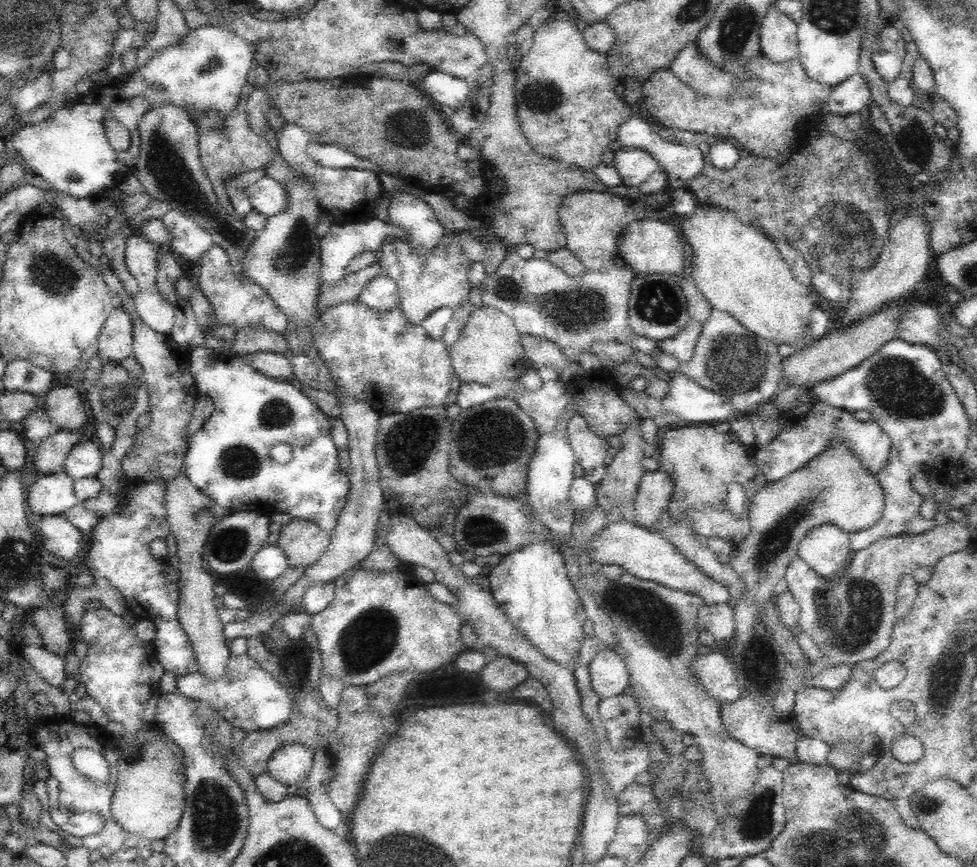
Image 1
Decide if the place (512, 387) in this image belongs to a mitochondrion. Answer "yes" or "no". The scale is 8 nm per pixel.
no

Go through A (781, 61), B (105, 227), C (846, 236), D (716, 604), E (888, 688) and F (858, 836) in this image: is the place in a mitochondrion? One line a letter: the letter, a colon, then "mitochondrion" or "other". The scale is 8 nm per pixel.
A: other
B: other
C: mitochondrion
D: other
E: other
F: mitochondrion

